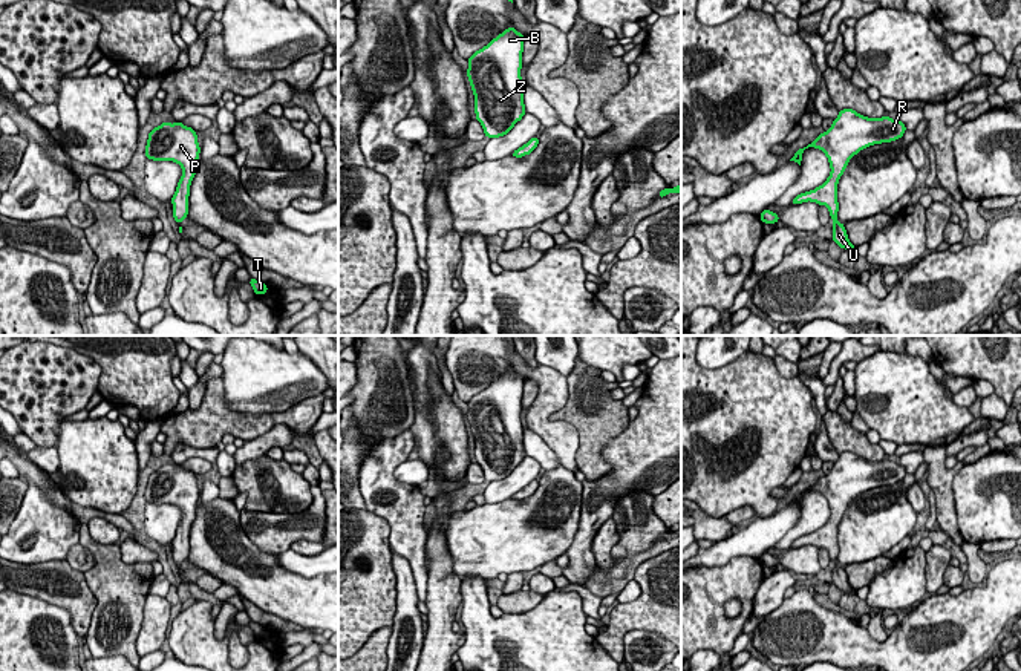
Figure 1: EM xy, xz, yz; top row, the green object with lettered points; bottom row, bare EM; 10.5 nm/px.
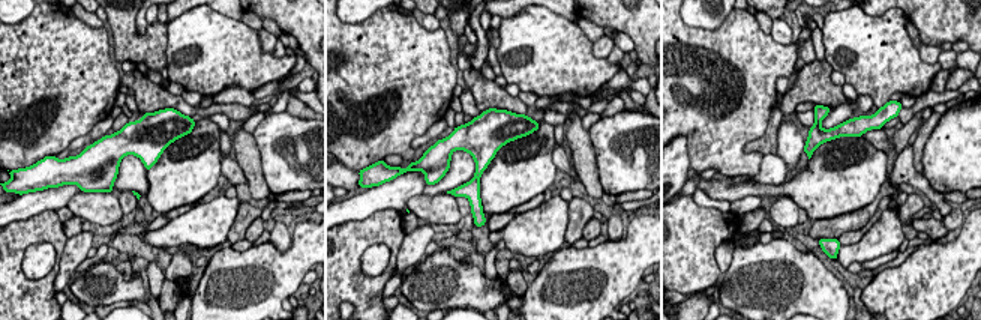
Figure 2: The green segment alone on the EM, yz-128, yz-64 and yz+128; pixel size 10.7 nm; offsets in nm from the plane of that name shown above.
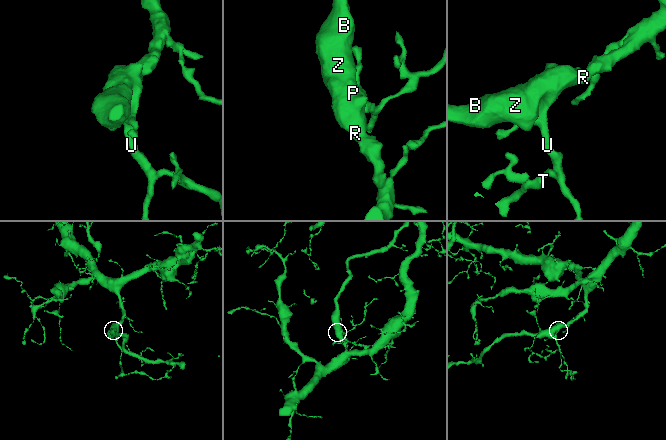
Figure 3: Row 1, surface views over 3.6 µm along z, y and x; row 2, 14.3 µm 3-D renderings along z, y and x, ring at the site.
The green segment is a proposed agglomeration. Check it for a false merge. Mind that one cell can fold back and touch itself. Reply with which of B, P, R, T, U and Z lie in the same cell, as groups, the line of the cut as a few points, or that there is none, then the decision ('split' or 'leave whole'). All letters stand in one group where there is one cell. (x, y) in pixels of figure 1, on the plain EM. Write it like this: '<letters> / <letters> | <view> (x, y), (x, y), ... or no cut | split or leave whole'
B P R T U Z | no cut | leave whole

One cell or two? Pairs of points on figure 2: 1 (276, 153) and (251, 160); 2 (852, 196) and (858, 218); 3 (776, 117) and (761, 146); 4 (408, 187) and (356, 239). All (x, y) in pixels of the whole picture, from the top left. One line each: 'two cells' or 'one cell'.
1: two cells
2: two cells
3: one cell
4: two cells

